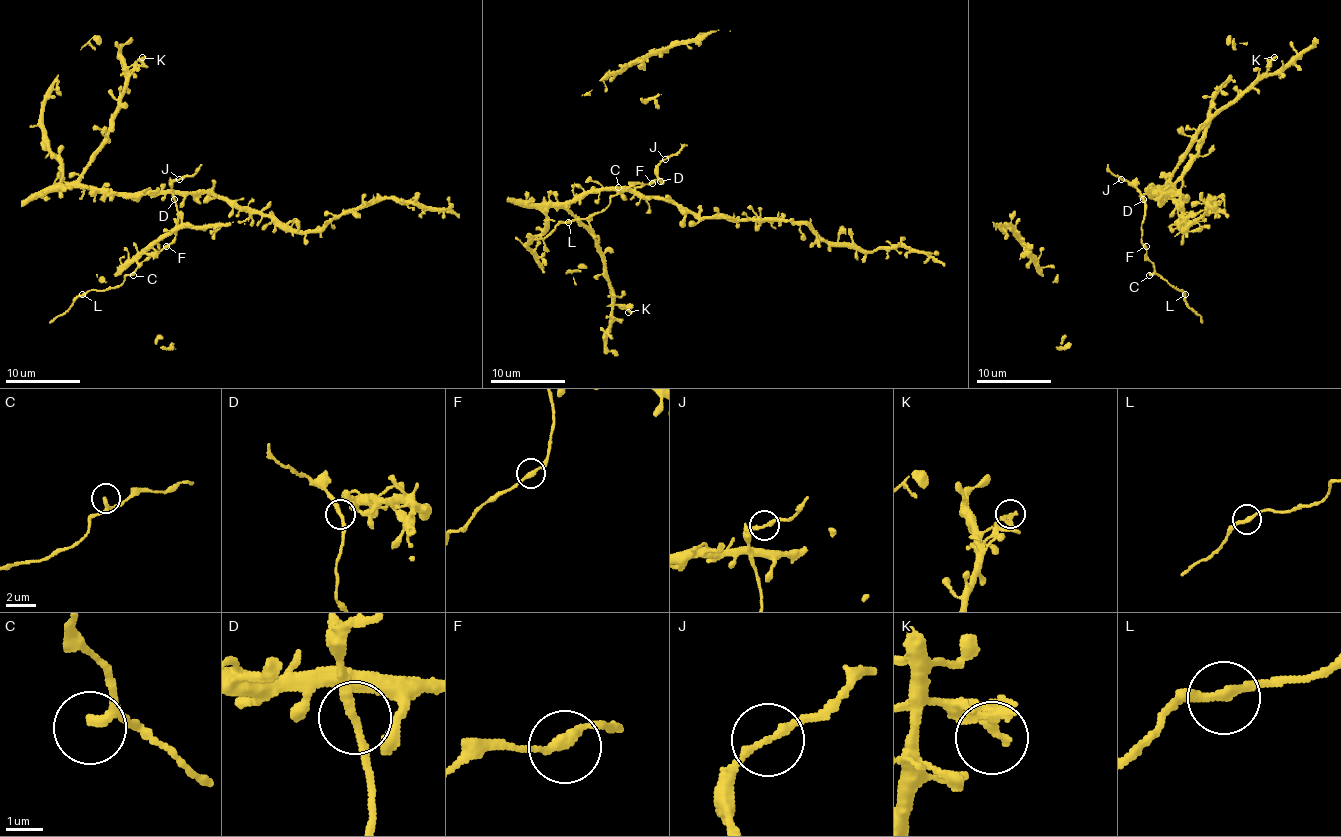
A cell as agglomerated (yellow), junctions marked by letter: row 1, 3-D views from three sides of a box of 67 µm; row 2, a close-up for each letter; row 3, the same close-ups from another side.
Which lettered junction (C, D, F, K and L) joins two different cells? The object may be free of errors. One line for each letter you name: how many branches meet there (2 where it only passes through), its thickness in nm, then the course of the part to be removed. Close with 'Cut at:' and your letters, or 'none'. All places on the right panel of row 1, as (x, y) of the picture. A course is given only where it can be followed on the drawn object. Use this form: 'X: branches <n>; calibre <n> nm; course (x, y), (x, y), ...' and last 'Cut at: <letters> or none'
Cut at: none

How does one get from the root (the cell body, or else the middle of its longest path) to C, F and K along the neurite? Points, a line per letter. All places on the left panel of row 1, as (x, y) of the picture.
C: (181, 195), (183, 201), (178, 205), (176, 236), (150, 255), (133, 275)
F: (181, 195), (183, 201), (178, 205), (178, 231), (166, 246)
K: (181, 195), (109, 193), (90, 190), (81, 182), (81, 177), (110, 126), (125, 76), (142, 57)

